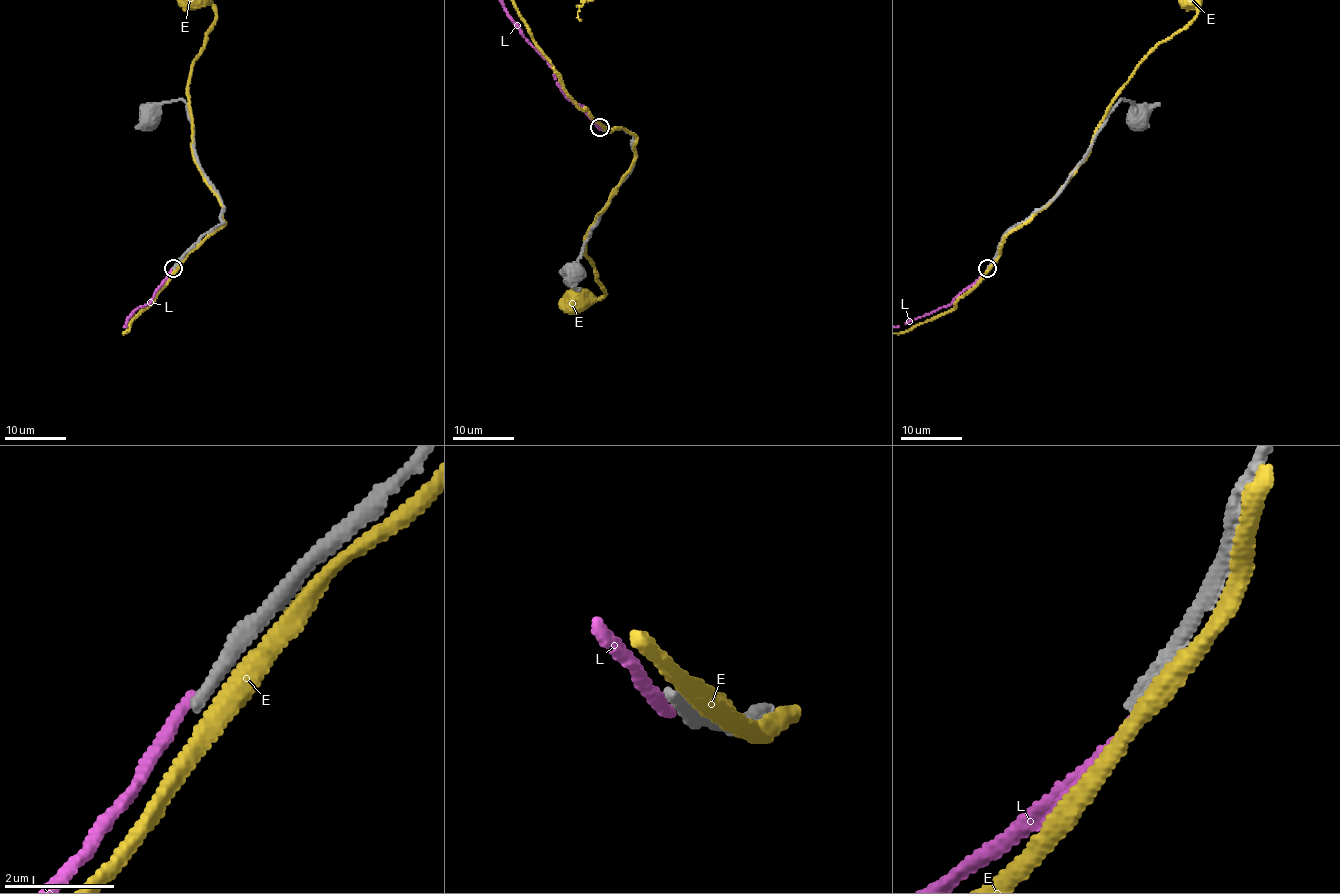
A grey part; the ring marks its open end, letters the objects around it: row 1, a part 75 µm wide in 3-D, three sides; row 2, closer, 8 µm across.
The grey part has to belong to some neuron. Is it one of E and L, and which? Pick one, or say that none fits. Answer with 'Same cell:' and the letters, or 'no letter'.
Same cell: no letter

